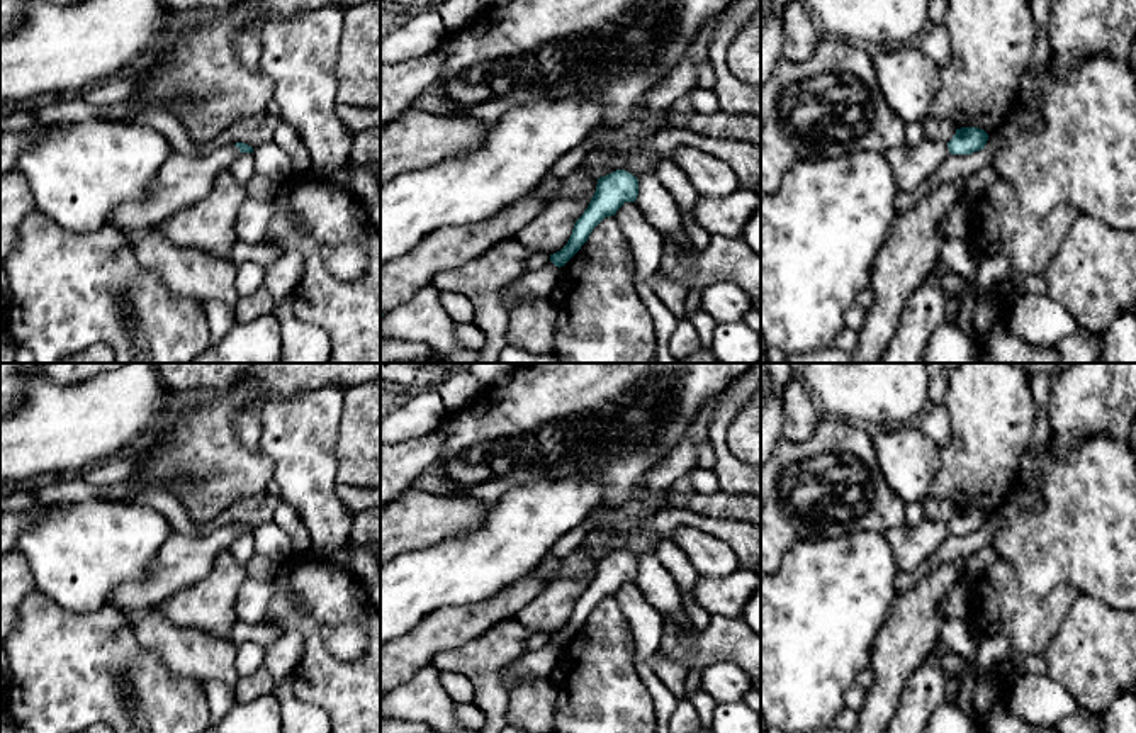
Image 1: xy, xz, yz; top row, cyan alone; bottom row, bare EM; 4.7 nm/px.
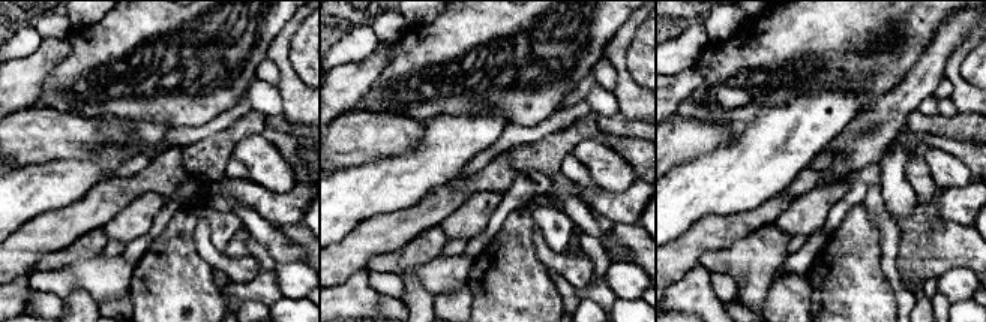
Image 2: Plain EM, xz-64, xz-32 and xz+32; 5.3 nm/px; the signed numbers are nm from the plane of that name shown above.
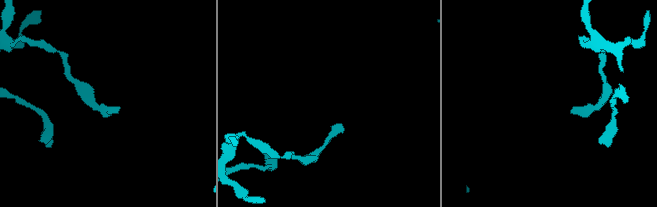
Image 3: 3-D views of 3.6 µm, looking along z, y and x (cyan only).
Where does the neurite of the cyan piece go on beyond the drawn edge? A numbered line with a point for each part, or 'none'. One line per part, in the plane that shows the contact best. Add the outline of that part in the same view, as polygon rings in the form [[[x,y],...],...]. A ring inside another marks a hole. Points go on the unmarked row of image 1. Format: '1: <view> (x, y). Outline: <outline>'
none

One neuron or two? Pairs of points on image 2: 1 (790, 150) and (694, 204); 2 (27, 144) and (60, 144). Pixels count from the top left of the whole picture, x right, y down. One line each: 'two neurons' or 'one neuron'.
1: one neuron
2: one neuron

